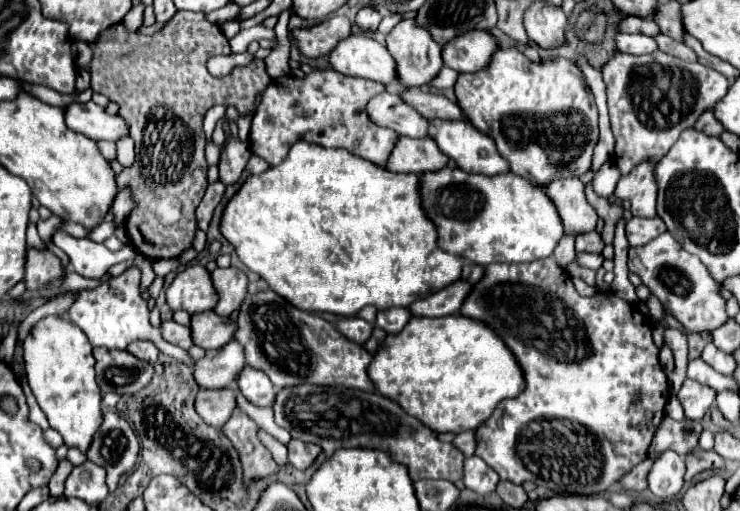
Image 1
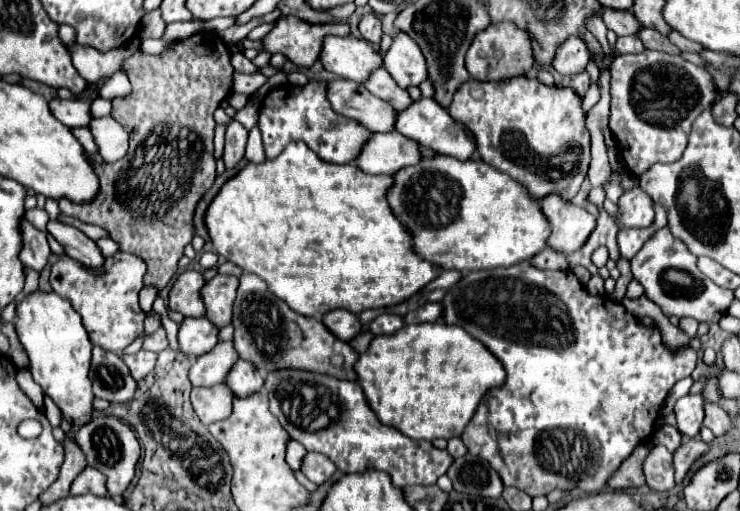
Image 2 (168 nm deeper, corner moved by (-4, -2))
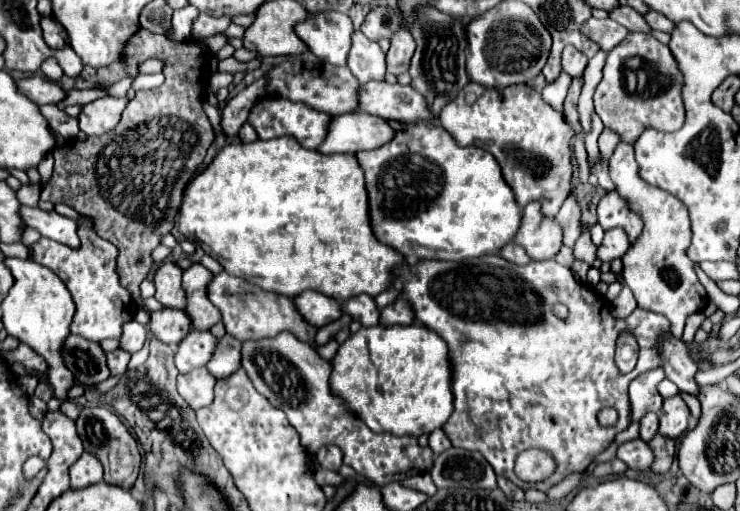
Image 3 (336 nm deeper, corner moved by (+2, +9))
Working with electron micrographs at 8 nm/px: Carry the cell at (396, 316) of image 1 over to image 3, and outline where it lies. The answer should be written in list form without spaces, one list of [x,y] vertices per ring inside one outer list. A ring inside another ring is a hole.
[[[360,295],[360,297],[352,297],[352,299],[344,301],[342,311],[350,313],[364,327],[372,327],[372,325],[380,323],[380,311],[370,295]]]

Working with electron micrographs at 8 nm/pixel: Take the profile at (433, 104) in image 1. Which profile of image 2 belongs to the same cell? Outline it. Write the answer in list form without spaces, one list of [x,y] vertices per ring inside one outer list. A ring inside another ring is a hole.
[[[376,68],[374,72],[370,72],[368,80],[364,82],[364,86],[378,98],[386,100],[394,110],[404,110],[410,106],[410,96],[406,90],[402,90],[394,80],[392,76],[386,72],[386,68]]]

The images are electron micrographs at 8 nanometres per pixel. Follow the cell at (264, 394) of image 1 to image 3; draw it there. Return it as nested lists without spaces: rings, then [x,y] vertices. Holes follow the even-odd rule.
[[[224,335],[220,339],[220,345],[216,347],[216,353],[212,355],[212,361],[208,363],[208,371],[216,379],[224,379],[232,373],[236,373],[242,365],[242,343],[234,337]]]

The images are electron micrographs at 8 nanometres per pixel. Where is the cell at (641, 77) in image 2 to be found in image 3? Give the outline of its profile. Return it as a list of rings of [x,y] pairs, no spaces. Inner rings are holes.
[[[630,33],[608,53],[604,77],[594,91],[594,109],[604,127],[618,133],[620,141],[634,145],[646,129],[678,131],[684,125],[682,87],[684,75],[668,45],[646,33]]]

